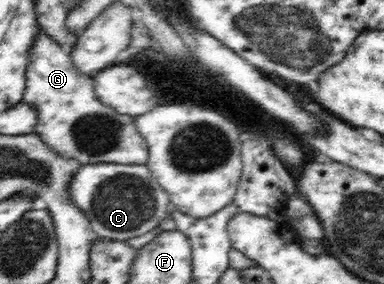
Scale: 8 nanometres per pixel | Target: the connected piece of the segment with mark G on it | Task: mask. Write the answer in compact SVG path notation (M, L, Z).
M43 31L37 34L29 52L25 75L23 101L37 110L35 133L56 154L82 165L147 164L148 145L138 133L133 117L119 114L100 102L94 92L94 81L75 67L66 48Z

